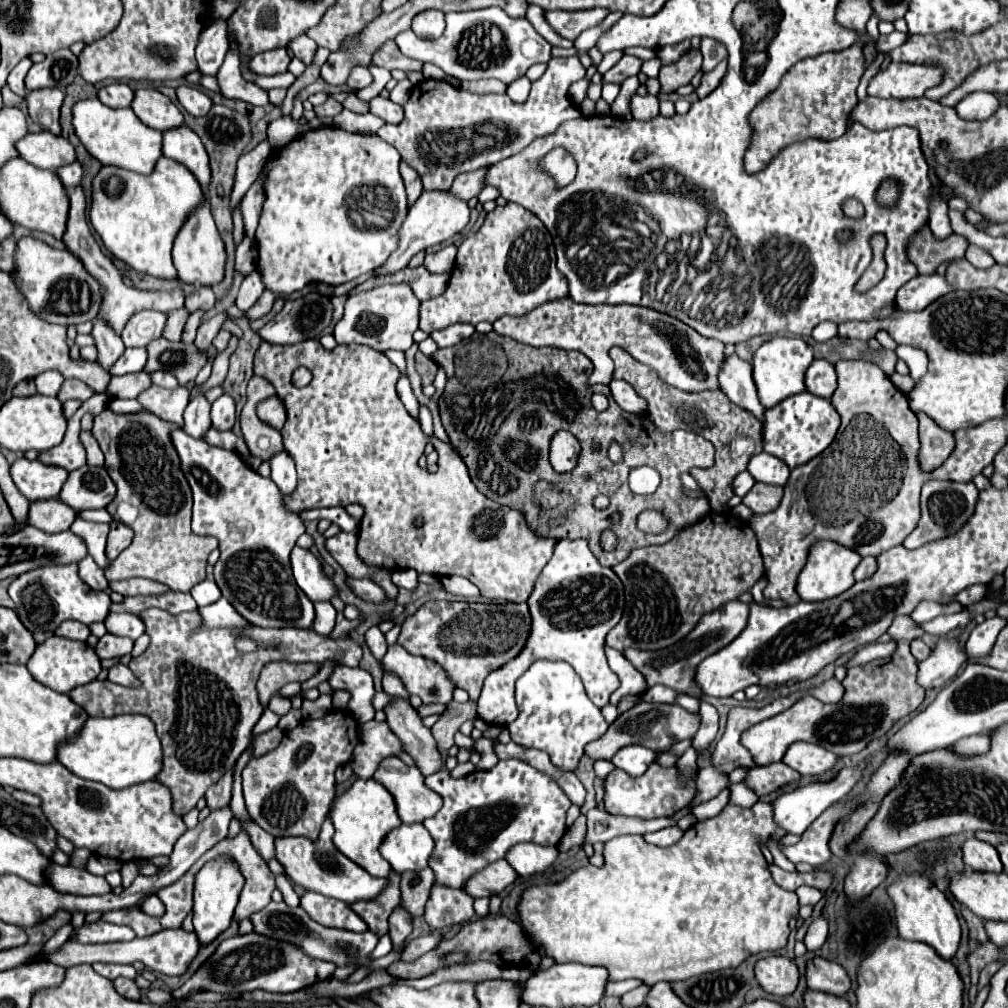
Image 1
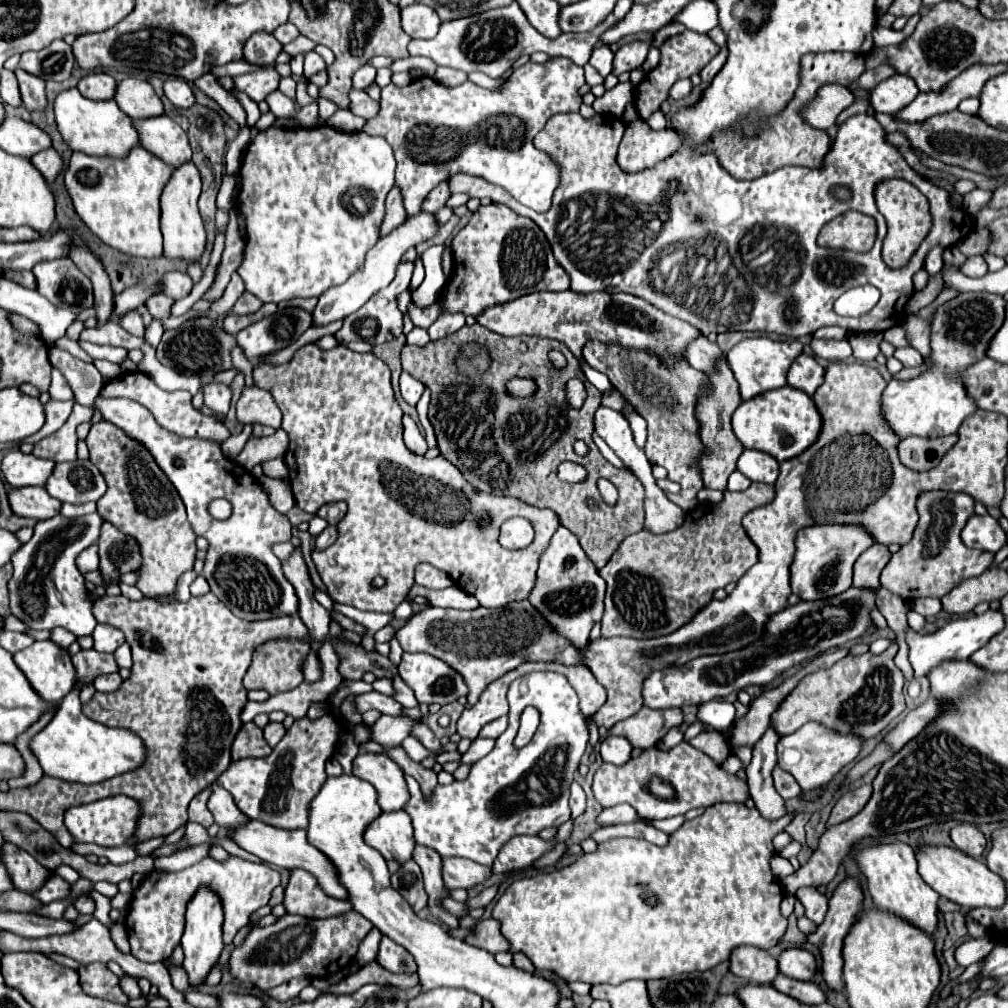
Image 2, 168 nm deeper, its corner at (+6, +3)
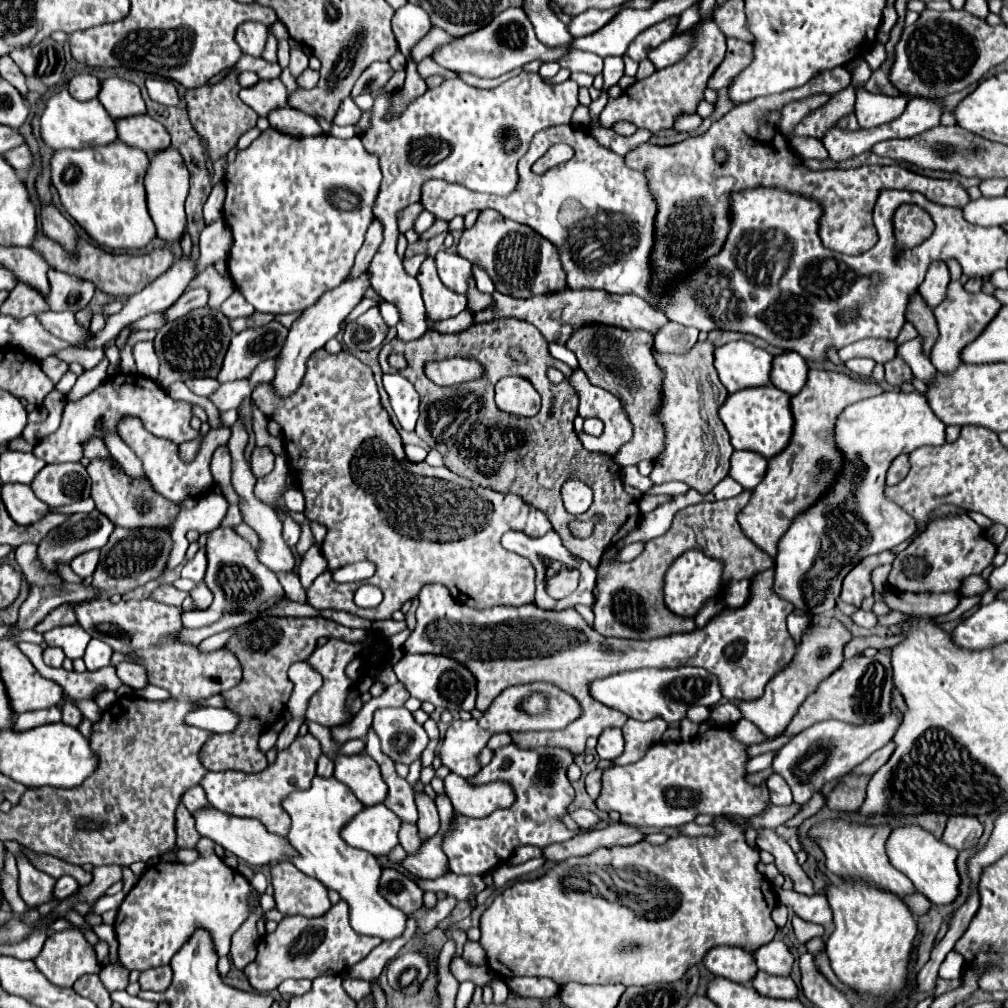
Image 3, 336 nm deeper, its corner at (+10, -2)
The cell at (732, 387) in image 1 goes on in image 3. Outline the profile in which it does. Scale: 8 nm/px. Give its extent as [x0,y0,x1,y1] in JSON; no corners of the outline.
[654,322,698,354]

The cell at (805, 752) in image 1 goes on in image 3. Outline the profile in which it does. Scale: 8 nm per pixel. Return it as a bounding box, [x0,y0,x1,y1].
[772,714,900,804]

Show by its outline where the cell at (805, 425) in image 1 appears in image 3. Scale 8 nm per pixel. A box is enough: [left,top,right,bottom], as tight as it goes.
[720,384,794,458]

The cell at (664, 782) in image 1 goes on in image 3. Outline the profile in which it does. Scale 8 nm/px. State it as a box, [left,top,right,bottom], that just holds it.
[596,726,768,828]

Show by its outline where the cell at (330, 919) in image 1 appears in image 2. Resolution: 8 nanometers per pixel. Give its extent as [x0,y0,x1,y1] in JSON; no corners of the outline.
[284,869,352,917]

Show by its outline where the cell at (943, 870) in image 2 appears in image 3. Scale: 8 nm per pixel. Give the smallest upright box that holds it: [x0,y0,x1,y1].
[888,826,960,904]

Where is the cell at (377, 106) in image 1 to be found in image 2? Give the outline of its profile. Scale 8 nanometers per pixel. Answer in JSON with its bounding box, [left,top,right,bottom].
[348,89,380,119]

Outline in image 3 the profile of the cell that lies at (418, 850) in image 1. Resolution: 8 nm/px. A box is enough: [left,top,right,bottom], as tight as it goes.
[342,804,400,856]

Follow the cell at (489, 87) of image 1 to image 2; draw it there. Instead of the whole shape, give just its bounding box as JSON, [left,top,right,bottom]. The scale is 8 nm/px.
[434,67,466,85]

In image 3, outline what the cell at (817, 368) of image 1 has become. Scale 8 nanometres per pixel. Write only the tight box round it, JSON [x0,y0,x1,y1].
[772,352,808,396]

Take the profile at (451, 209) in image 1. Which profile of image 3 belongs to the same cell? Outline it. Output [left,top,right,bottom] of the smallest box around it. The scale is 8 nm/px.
[272,270,370,396]

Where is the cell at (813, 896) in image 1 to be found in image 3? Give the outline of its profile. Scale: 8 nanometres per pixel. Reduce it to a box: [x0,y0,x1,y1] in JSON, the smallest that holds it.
[792,916,826,944]

